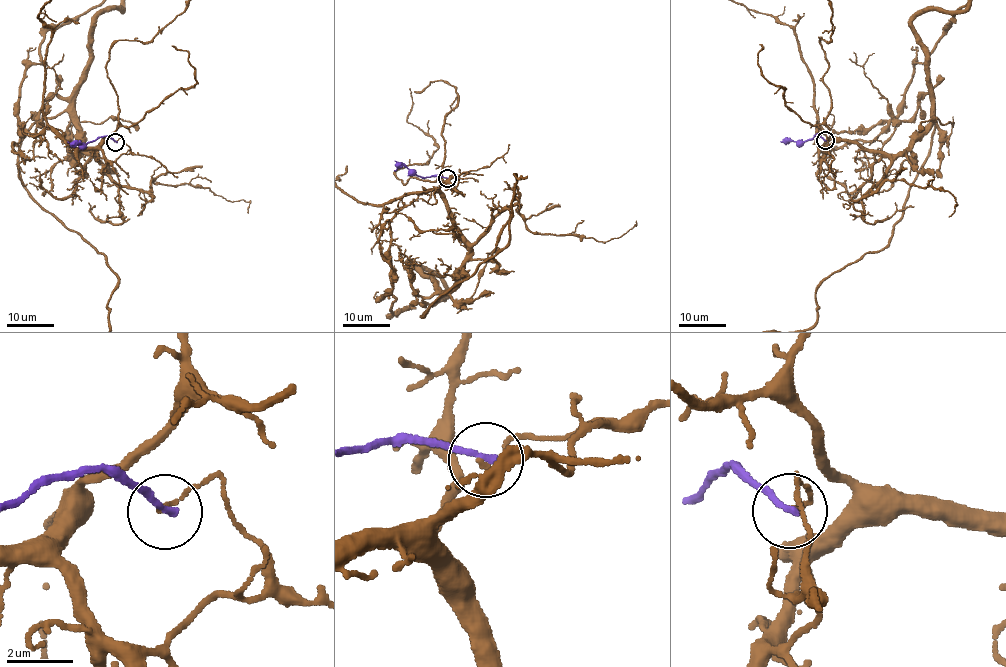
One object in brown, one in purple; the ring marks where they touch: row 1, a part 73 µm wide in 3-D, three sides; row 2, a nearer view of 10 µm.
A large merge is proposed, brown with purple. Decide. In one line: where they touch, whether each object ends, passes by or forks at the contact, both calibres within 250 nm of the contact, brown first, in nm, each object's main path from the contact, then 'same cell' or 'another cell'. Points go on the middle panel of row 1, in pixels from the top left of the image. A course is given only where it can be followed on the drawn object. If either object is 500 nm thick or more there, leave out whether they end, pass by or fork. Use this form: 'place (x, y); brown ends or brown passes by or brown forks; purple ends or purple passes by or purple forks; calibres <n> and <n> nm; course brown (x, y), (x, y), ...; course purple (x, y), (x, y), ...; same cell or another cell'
place (447, 178); brown ends; purple ends; calibres 130 and 200 nm; course purple (447, 178), (416, 176), (394, 161); another cell

